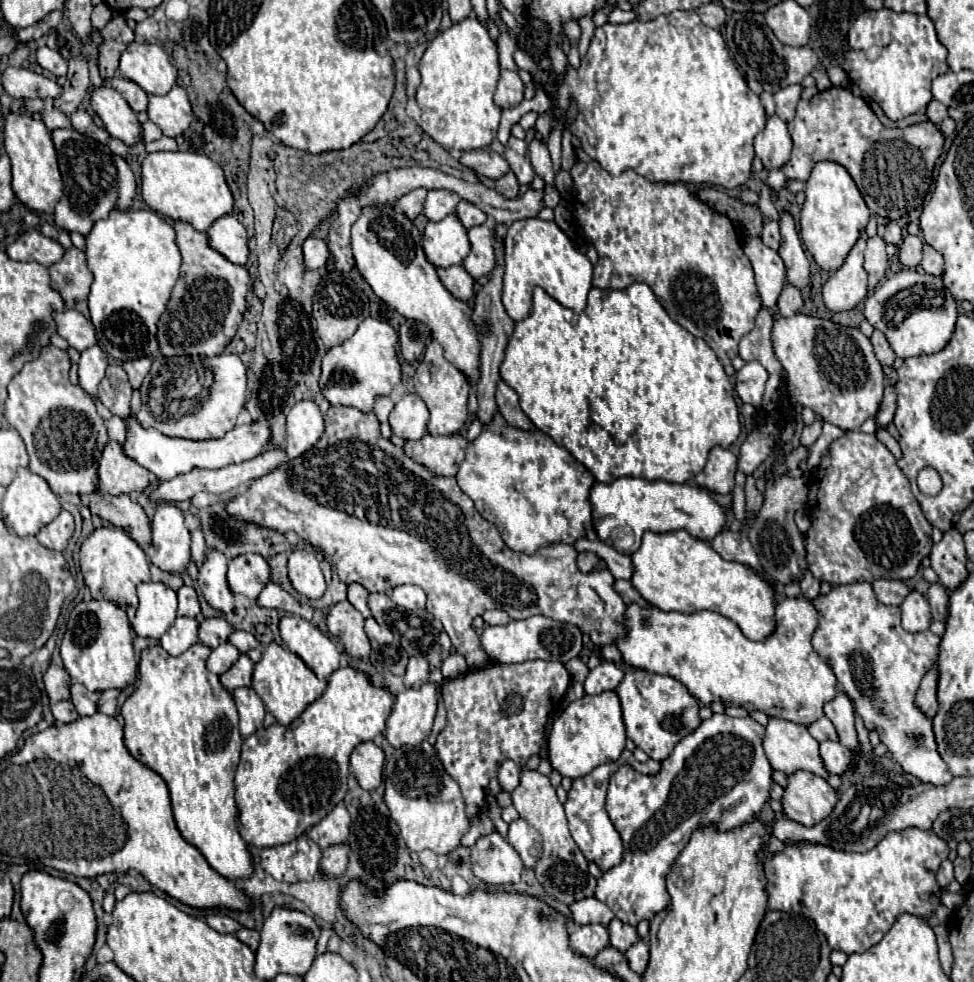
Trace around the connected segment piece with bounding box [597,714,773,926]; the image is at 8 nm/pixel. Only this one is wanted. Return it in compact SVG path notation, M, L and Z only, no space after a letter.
M713 714L709 720L703 720L699 728L687 734L667 760L661 762L661 770L651 776L635 772L631 766L621 766L613 776L607 792L607 814L621 834L623 840L623 862L597 880L597 898L605 902L615 916L631 926L637 926L641 920L651 920L671 902L665 888L665 876L669 874L671 864L679 858L681 850L687 846L691 834L703 826L715 826L721 832L733 830L747 820L751 820L767 802L771 790L771 764L761 746L765 728L751 718L731 718L727 714Z

